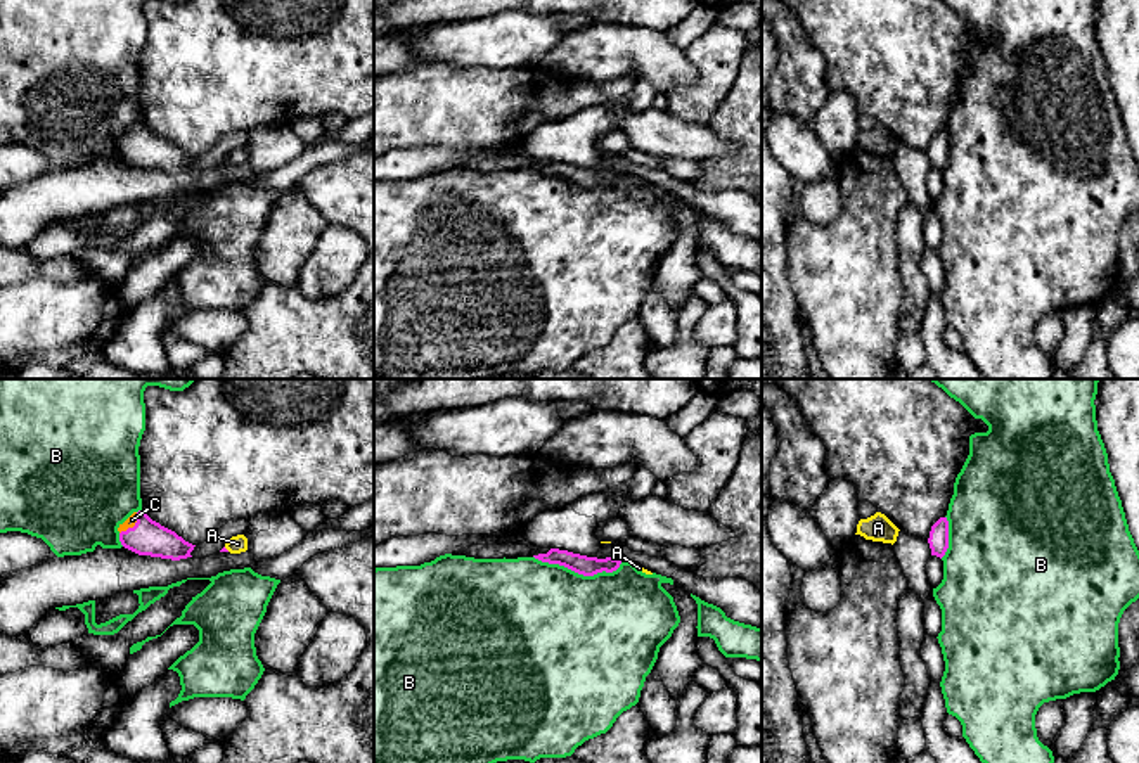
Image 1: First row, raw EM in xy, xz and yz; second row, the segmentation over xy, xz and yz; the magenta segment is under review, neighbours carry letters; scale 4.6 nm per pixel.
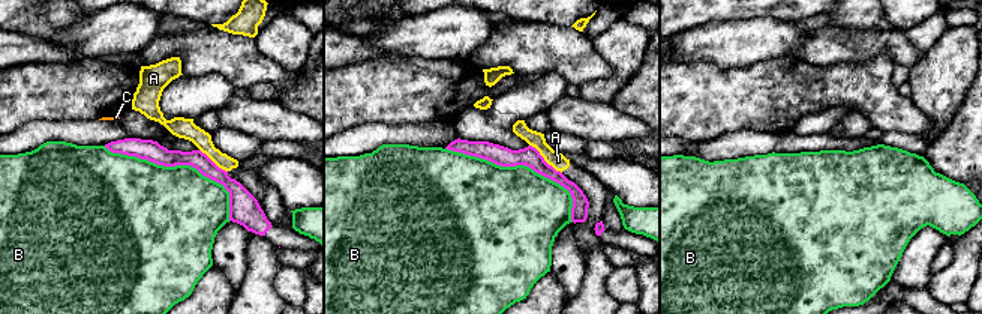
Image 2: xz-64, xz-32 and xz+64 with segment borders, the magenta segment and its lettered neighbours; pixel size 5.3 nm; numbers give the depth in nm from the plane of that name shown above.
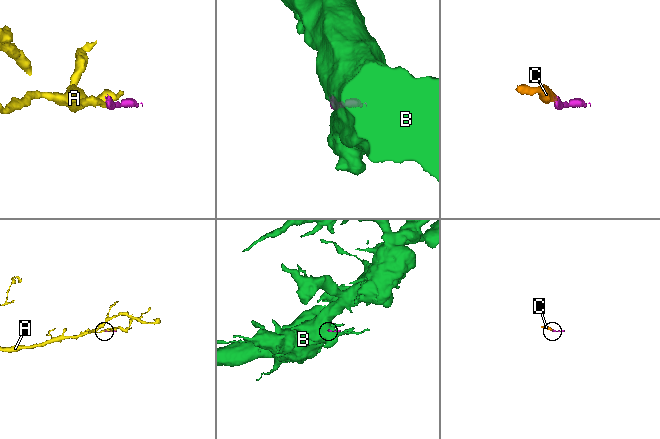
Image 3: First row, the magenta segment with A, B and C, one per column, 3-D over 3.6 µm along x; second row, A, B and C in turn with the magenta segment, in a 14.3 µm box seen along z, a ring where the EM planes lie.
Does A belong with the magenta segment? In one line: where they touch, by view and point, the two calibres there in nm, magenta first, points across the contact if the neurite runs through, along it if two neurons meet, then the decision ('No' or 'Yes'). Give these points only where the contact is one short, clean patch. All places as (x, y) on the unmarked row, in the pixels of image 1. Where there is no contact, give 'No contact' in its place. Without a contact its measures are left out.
Touches magenta at xy (225, 161). Thickness 20 nm (magenta) against 80 nm. Boundary: xy (224, 160), (229, 163). No

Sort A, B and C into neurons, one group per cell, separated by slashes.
A / B / C

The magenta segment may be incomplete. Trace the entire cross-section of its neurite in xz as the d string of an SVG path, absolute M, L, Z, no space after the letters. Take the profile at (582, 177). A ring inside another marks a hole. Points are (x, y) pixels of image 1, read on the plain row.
M550 161L547 166L538 166L533 170L542 173L542 175L564 178L578 187L583 187L583 189L594 189L594 187L602 185L602 183L613 185L621 176L620 171L587 170L587 168L580 168L580 166L573 166L573 164L559 163L559 161Z

